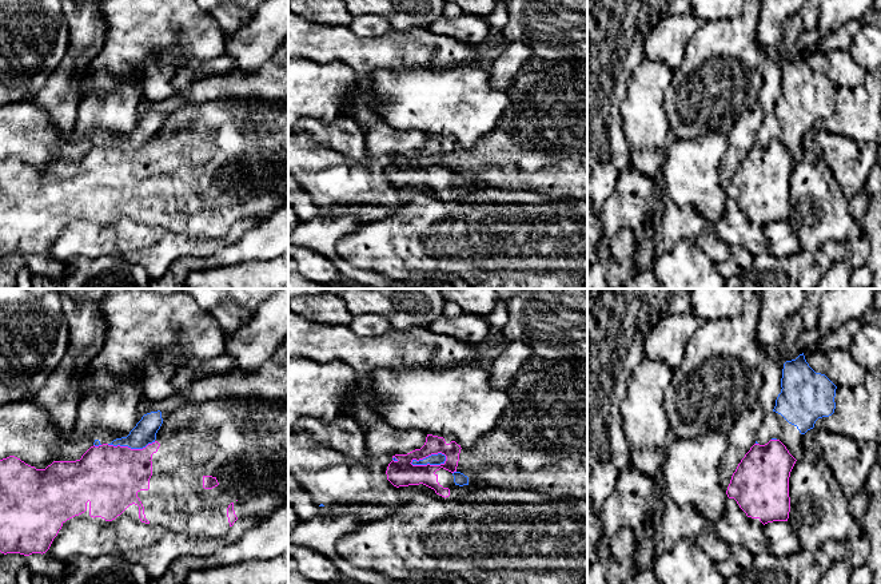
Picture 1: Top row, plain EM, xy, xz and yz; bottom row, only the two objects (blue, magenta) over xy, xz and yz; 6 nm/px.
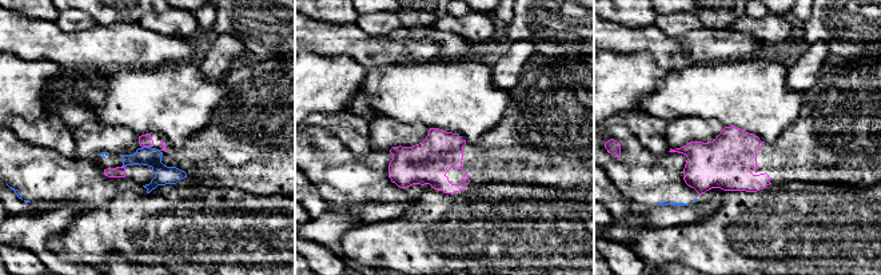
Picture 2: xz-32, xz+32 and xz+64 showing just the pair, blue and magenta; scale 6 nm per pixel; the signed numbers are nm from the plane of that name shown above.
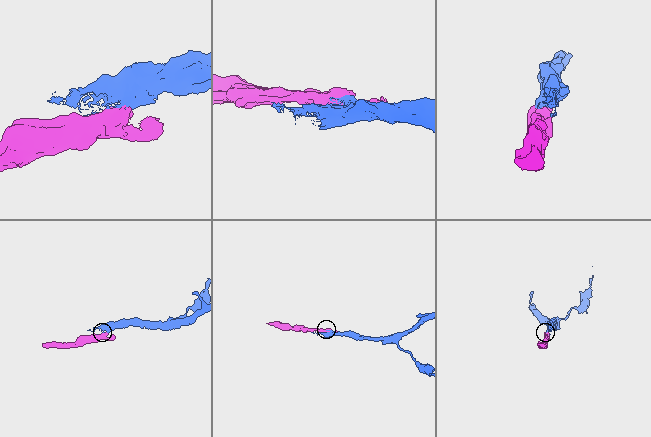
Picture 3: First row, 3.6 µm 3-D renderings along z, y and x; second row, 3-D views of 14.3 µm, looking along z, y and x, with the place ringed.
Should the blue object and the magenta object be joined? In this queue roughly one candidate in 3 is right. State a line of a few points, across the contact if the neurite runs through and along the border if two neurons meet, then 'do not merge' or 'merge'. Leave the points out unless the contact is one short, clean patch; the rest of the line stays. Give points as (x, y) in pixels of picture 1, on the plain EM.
xz (446, 157), (431, 154), (410, 163) | do not merge

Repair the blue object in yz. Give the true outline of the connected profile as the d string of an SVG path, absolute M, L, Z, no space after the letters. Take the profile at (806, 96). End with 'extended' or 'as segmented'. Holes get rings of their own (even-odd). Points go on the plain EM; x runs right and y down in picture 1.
M802 53L784 64L781 88L774 110L764 118L756 144L780 140L798 160L805 151L802 136L818 119L834 114L837 87L825 75L816 74Z; extended

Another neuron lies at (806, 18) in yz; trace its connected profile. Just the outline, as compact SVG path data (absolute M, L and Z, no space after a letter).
M804 0L801 9L790 16L784 28L784 53L776 49L766 51L766 61L761 69L762 87L756 103L742 114L729 132L727 150L719 162L719 183L725 191L738 164L756 144L758 130L768 112L776 107L781 94L782 69L786 61L796 60L804 53L800 35L814 29L820 17L820 0Z

